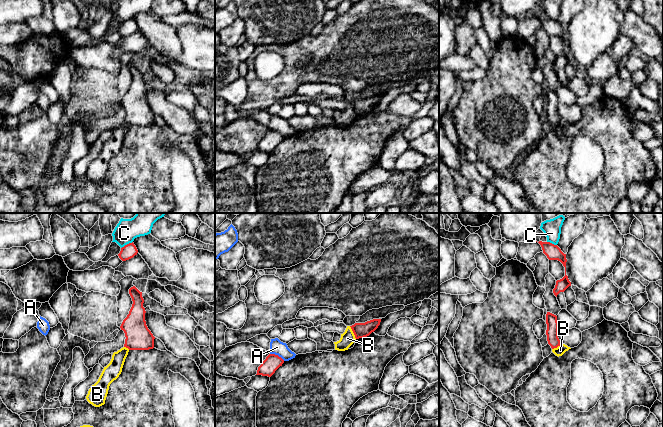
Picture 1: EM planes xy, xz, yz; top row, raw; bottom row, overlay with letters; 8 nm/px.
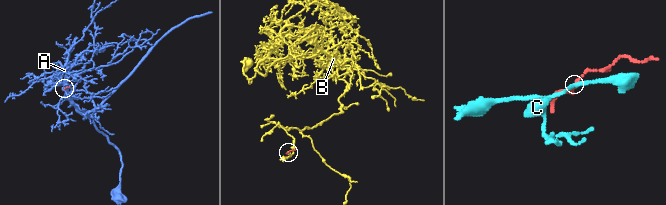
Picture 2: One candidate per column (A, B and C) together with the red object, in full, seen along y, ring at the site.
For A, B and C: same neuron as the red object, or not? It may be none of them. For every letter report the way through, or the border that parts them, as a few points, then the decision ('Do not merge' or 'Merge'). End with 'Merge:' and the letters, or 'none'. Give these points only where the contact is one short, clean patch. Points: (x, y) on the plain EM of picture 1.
A: Boundary: xz (270, 129), (277, 130), (284, 136). Do not merge
B: Boundary: xz (349, 102), (356, 114). Do not merge
C: Do not merge
Merge: none

